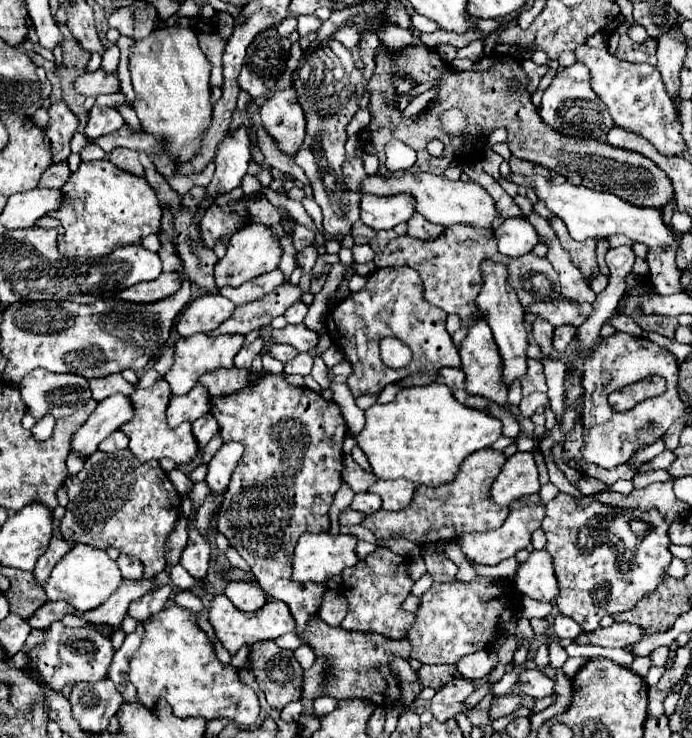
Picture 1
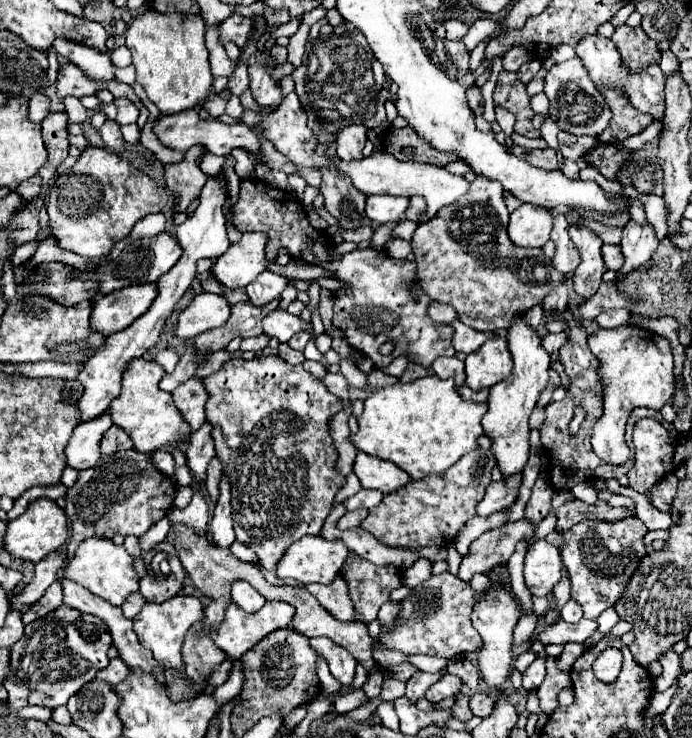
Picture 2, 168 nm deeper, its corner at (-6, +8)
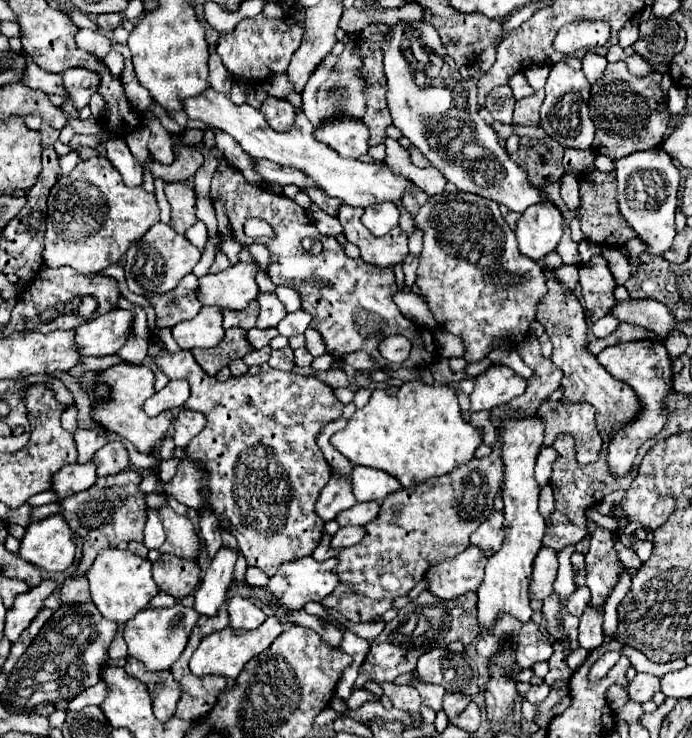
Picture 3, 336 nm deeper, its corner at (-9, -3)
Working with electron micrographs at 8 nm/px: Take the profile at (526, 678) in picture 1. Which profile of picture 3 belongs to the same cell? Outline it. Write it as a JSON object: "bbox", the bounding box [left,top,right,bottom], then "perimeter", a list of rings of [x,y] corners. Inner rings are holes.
{"bbox":[525,682,551,704],"perimeter":[[[543,682],[543,684],[539,684],[539,686],[531,686],[531,690],[525,694],[525,698],[527,698],[531,704],[539,704],[539,702],[543,702],[543,700],[549,696],[549,692],[551,692],[551,686],[547,686],[547,684]]]}

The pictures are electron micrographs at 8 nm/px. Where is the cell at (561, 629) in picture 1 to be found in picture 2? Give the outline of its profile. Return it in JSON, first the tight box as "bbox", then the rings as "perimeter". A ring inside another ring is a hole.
{"bbox":[560,599,582,623],"perimeter":[[[570,599],[570,601],[562,607],[560,617],[562,617],[564,621],[568,621],[568,623],[578,623],[578,621],[582,619],[582,609],[580,609],[580,605],[578,605],[576,601]]]}

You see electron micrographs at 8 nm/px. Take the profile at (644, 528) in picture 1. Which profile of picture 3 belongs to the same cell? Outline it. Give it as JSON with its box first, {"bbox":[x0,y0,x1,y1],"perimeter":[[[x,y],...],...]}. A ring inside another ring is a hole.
{"bbox":[579,606,603,650],"perimeter":[[[591,606],[585,608],[585,614],[581,616],[581,624],[579,624],[579,646],[585,650],[595,650],[603,644],[603,612],[595,610]]]}

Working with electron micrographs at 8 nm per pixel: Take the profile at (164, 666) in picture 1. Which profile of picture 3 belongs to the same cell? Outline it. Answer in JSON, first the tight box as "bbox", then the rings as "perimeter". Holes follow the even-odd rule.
{"bbox":[123,604,199,670],"perimeter":[[[175,604],[173,608],[145,608],[135,618],[125,622],[123,640],[129,646],[129,656],[143,662],[147,670],[169,670],[171,664],[181,656],[187,646],[187,638],[193,626],[199,620],[199,612],[195,608],[185,608],[183,604]]]}

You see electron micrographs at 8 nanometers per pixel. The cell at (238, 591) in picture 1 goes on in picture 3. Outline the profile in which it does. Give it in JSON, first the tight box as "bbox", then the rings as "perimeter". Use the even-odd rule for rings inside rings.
{"bbox":[227,596,267,630],"perimeter":[[[233,596],[229,600],[227,612],[229,612],[229,626],[239,630],[255,630],[267,618],[257,606],[253,606],[249,600],[241,596]]]}

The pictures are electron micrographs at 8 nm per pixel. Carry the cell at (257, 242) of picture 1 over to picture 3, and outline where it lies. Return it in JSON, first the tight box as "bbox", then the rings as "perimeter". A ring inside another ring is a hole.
{"bbox":[199,262,259,310],"perimeter":[[[239,262],[223,272],[199,278],[199,302],[203,306],[217,306],[221,310],[243,310],[259,294],[255,272],[255,264]]]}

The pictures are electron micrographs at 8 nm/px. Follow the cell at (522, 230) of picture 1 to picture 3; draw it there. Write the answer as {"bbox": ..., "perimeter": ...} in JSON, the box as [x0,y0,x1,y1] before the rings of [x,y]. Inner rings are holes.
{"bbox":[515,202,563,260],"perimeter":[[[553,202],[533,204],[517,220],[515,234],[521,254],[531,260],[541,260],[559,244],[563,236],[563,216]]]}

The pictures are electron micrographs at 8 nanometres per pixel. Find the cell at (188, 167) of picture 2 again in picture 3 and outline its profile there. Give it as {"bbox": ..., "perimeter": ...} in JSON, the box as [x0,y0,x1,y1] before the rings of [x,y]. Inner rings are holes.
{"bbox":[165,182,197,234],"perimeter":[[[183,182],[165,184],[165,196],[171,204],[171,222],[169,222],[169,226],[177,234],[185,234],[185,230],[197,222],[193,186],[183,184]]]}

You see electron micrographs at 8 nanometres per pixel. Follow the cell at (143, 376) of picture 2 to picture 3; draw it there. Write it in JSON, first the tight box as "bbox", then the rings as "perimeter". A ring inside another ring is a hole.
{"bbox":[93,364,173,454],"perimeter":[[[115,364],[111,368],[107,368],[105,372],[101,372],[97,376],[97,380],[101,378],[103,384],[109,386],[111,394],[109,398],[105,400],[93,400],[93,408],[95,408],[95,402],[97,408],[93,412],[93,420],[97,424],[101,424],[103,428],[127,438],[139,452],[145,452],[149,454],[169,432],[171,424],[173,424],[173,414],[171,412],[163,412],[155,418],[149,418],[145,412],[143,412],[143,402],[155,394],[155,388],[153,388],[153,382],[155,382],[155,376],[153,372],[147,368],[147,366],[133,366],[133,364]]]}

